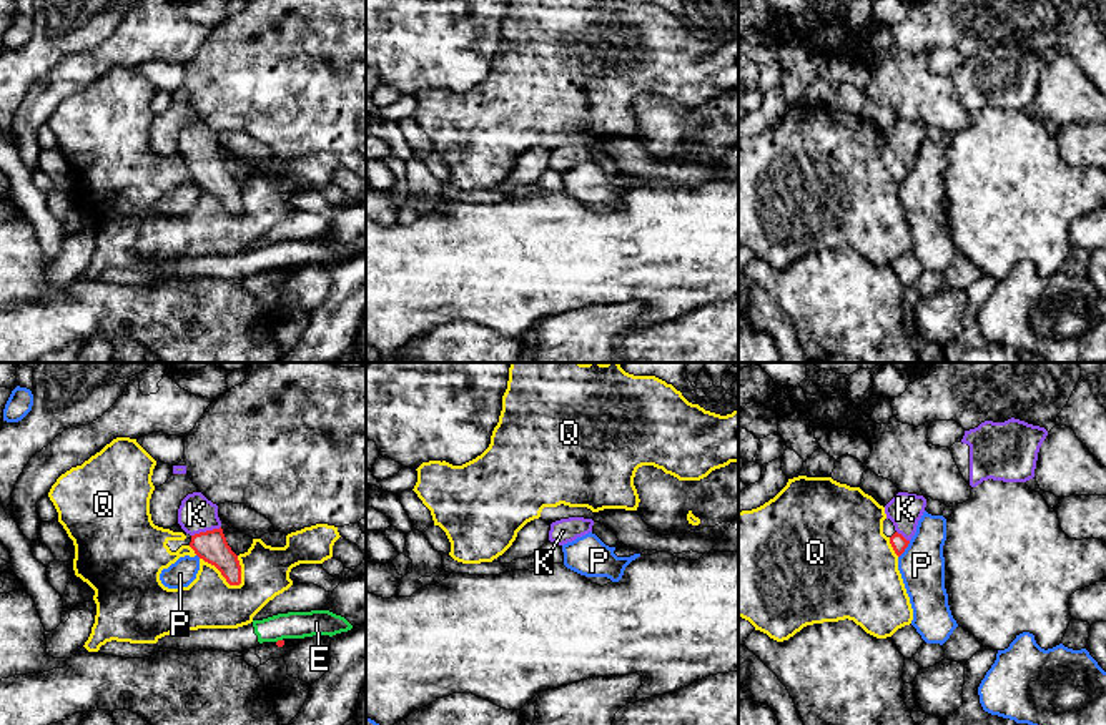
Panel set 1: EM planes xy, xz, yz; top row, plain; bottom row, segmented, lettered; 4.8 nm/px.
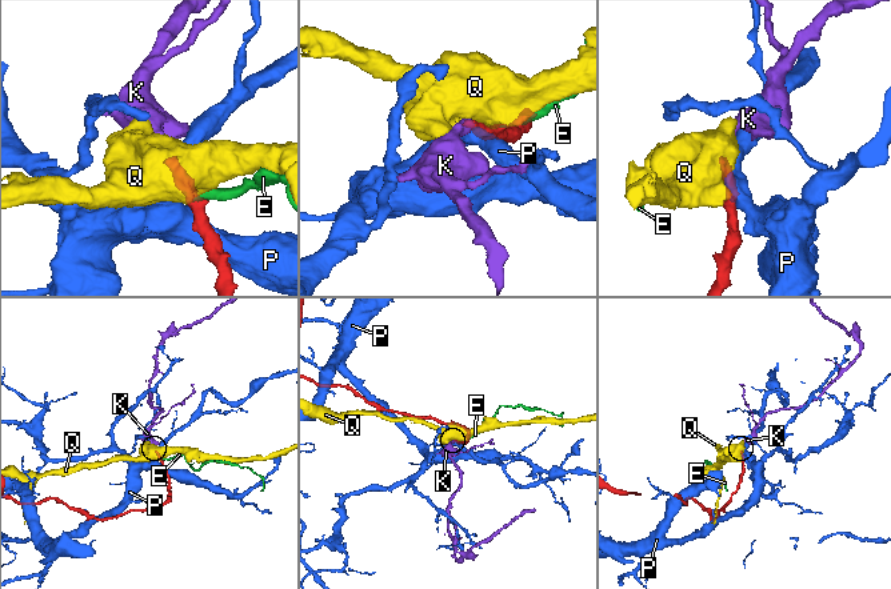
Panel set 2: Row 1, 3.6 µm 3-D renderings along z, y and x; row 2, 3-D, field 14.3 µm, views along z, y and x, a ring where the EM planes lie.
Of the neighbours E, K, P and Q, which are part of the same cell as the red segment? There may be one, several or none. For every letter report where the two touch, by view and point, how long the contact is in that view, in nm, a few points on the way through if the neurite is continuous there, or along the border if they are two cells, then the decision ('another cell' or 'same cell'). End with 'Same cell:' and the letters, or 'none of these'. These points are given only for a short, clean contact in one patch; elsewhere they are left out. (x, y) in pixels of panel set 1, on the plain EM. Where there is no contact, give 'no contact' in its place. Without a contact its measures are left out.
E: xy (278, 268) | 40 nm | along xy (281, 266), (276, 270) | another cell
K: xy (207, 158) | 150 nm | across xy (212, 173), (207, 167), (207, 158), (197, 142) | same cell
P: yz (905, 175) | 110 nm | another cell
Q: xy (222, 202) | 240 nm | another cell
Same cell: K

